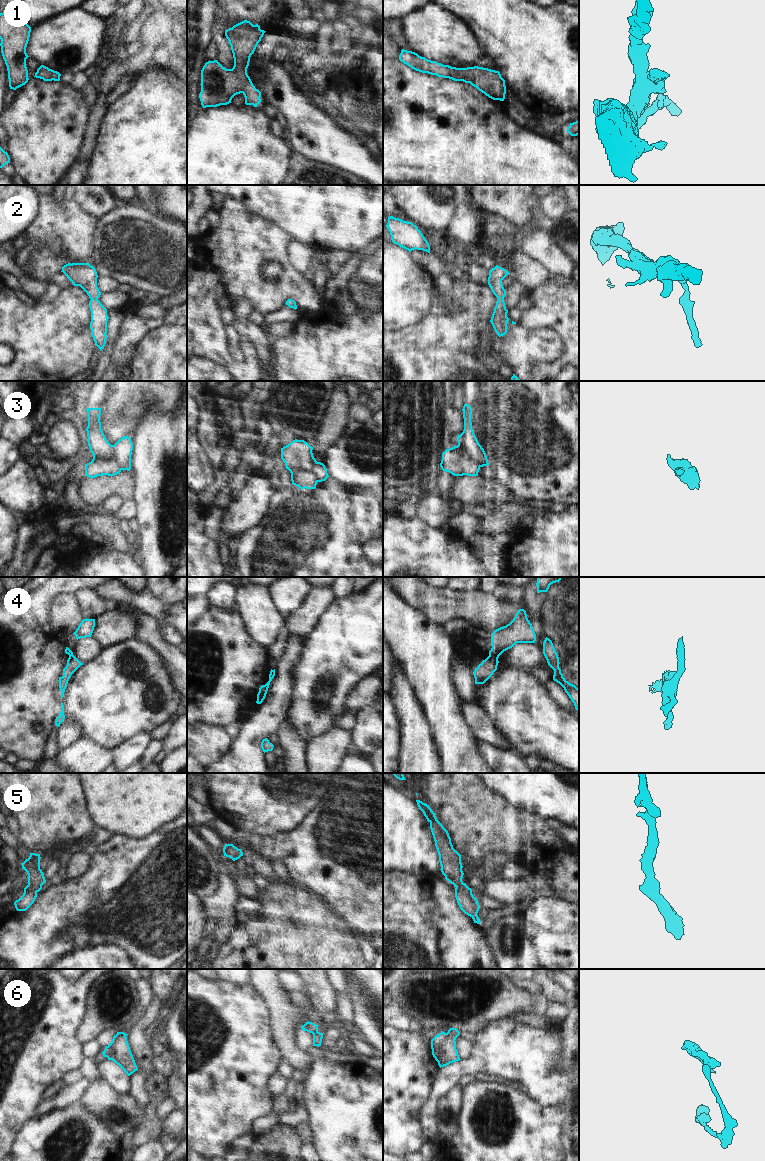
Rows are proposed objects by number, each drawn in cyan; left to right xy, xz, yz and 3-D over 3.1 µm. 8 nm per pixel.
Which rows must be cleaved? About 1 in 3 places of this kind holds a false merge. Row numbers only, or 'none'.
3, 4

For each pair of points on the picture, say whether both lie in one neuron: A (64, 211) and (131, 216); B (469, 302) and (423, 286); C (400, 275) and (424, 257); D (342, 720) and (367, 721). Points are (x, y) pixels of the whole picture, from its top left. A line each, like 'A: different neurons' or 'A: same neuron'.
A: different neurons
B: different neurons
C: different neurons
D: different neurons

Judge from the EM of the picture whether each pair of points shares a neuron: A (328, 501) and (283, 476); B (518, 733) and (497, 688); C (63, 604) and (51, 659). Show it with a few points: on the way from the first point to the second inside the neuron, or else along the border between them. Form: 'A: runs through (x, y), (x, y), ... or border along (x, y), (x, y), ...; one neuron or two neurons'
A: runs through (317, 501), (309, 501), (294, 486); one neuron
B: runs through (518, 722), (518, 709), (508, 699); one neuron
C: border along (49, 607), (50, 622), (67, 634); two neurons

